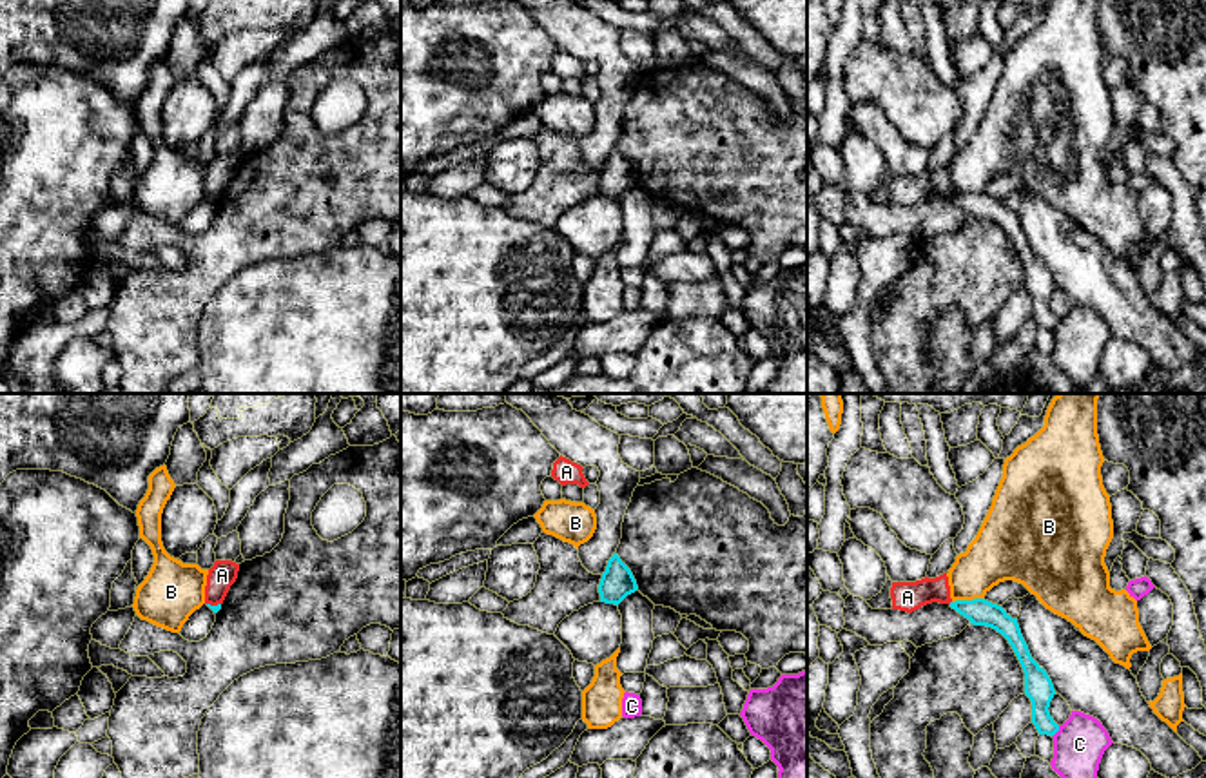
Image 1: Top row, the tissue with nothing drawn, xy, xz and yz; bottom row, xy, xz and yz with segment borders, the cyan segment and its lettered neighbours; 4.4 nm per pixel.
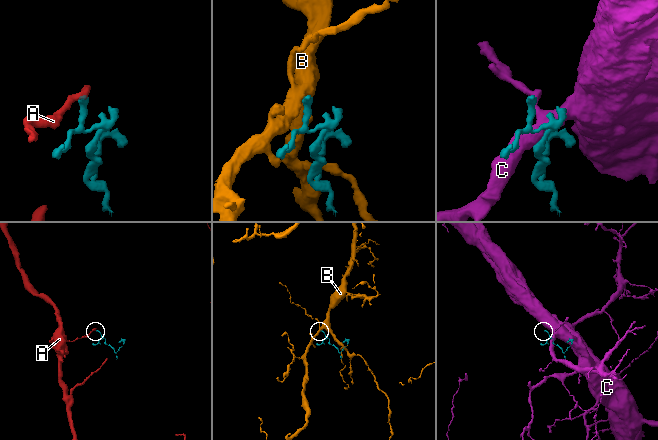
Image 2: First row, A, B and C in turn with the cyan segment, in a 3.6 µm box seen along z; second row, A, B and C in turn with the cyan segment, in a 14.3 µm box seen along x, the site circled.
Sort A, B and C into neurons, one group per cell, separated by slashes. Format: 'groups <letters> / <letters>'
groups A / B / C

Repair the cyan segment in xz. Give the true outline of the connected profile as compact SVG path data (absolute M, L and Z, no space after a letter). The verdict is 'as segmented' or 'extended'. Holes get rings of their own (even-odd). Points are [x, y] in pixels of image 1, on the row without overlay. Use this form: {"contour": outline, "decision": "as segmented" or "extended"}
{"contour": "M613 147L598 178L600 196L618 199L637 183L638 180L631 163L620 154L617 147Z", "decision": "as segmented"}

